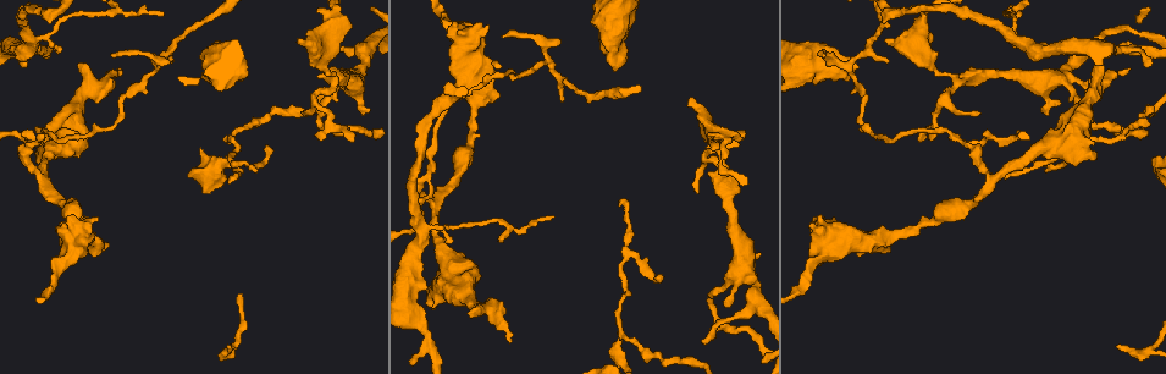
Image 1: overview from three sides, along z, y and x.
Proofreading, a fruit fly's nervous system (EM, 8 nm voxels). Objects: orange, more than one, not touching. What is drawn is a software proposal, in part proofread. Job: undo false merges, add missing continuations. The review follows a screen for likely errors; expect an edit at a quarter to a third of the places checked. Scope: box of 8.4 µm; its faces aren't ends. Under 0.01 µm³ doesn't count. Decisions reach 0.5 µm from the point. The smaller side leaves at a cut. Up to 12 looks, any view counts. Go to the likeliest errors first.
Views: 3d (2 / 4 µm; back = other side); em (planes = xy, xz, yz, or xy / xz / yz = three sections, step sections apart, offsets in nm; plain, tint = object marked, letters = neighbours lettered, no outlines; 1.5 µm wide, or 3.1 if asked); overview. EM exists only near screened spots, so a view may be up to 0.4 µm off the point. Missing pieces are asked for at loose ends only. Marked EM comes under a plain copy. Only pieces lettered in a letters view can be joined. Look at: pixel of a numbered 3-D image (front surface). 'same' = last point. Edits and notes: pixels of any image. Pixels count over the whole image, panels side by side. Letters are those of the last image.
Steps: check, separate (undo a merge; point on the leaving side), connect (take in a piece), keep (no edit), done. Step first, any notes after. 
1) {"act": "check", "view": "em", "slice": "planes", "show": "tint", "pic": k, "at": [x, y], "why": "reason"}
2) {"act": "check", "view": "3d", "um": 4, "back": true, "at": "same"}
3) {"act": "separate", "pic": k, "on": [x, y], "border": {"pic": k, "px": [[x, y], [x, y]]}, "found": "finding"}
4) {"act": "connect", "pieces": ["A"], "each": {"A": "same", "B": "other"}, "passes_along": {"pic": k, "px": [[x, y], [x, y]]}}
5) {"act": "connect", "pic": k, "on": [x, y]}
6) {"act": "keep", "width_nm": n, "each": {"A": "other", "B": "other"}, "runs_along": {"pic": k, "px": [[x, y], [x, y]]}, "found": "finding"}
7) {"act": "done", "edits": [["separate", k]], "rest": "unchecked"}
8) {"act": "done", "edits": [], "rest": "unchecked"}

{"act": "check", "view": "em", "slice": "planes", "show": "letters", "pic": 1, "at": [1015, 39], "why": "a fork"}

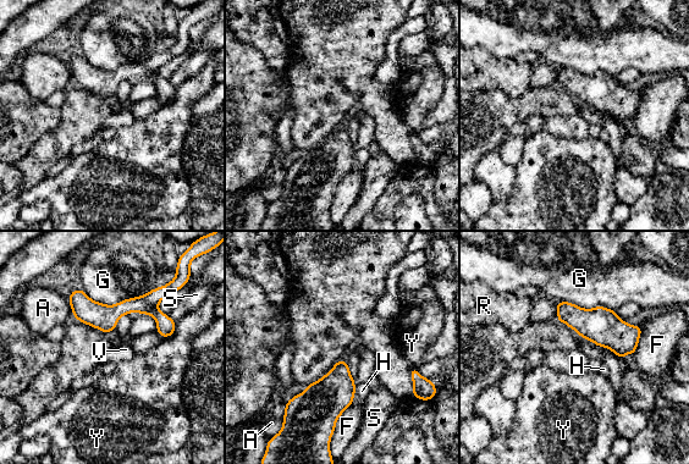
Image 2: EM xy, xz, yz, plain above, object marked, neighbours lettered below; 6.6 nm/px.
{"act": "keep", "each": {"A": "other", "F": "other", "G": "other", "H": "other", "R": "other", "S": "other", "V": "other", "Y": "other"}, "border": {"pic": 2, "px": [[154, 287], [114, 304], [81, 288]]}, "found": "continuous, no second neuron"}

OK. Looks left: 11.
{"act": "check", "view": "3d", "um": 4, "pic": 1, "at": [32, 147]}

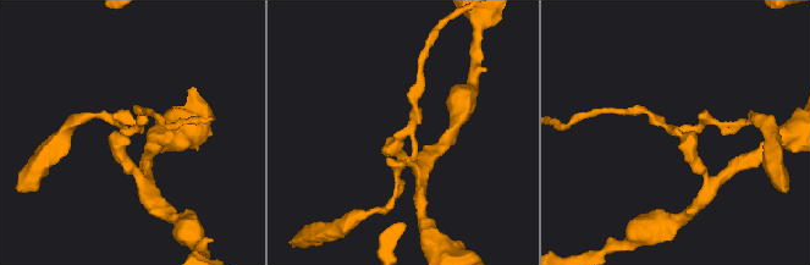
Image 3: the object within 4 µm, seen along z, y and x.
{"act": "check", "view": "em", "slice": "xy", "step": 8, "show": "tint", "pic": 3, "at": [677, 135], "arms": 3}

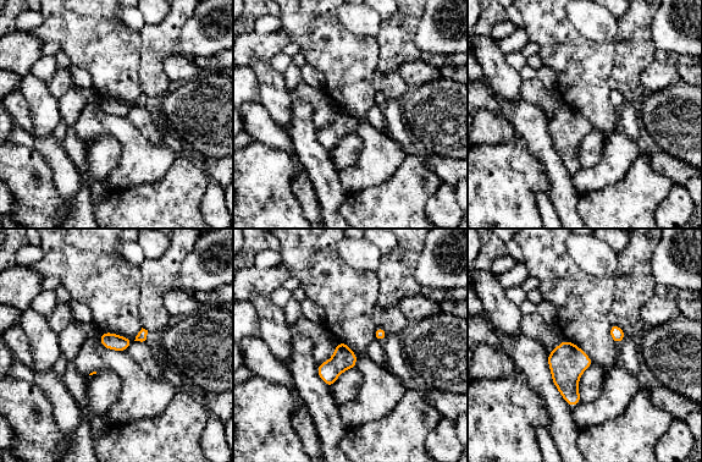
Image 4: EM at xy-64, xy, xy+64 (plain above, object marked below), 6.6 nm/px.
{"act": "check", "view": "em", "slice": "planes", "show": "letters", "at": "same", "why": "cut it another way"}

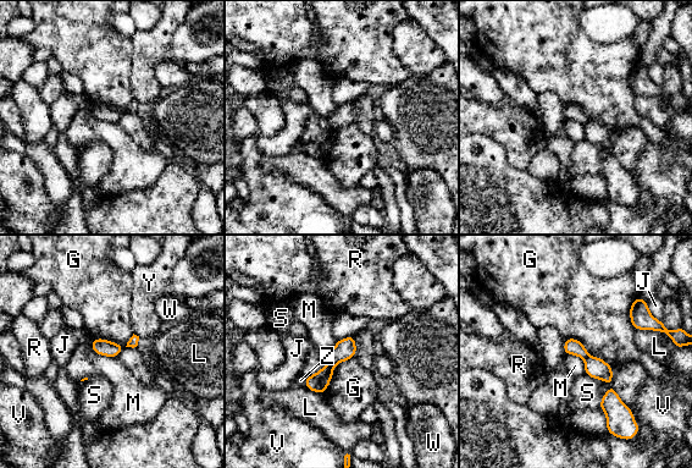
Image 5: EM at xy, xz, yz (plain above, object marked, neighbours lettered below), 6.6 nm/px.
{"act": "separate", "pic": 5, "on": [346, 348], "each": {"G": "other", "J": "other", "L": "other", "M": "other", "R": "other", "S": "other", "V": "other", "W": "other", "Y": "other", "Z": "other"}, "border": {"pic": 5, "px": [[330, 362], [333, 365]]}, "found": "two neurons meet here"}

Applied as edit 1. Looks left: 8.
{"act": "check", "view": "3d", "um": 4, "back": true, "pic": 1, "at": [722, 134], "why": "sudden change in width"}

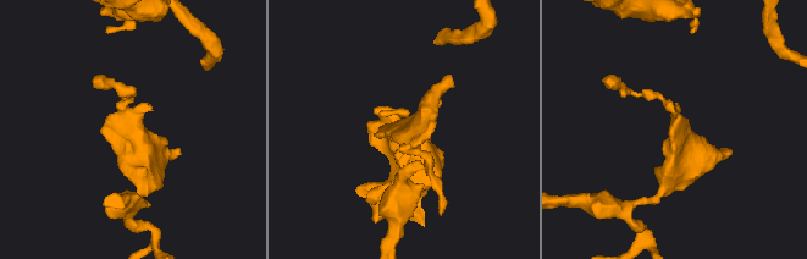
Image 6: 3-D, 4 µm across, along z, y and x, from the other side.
{"act": "check", "view": "em", "slice": "planes", "show": "letters", "pic": 6, "at": [127, 111]}

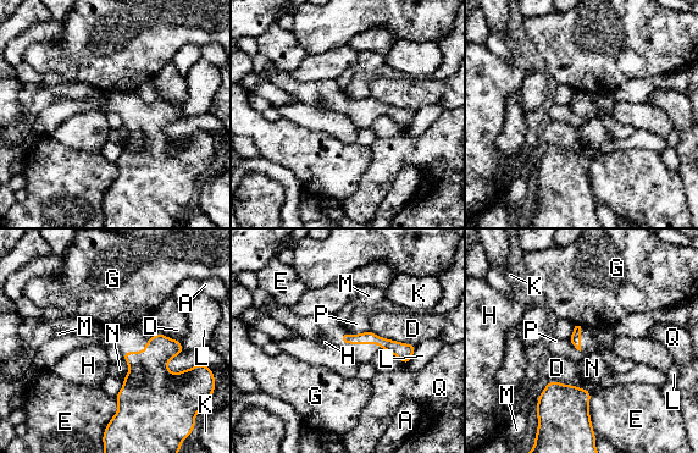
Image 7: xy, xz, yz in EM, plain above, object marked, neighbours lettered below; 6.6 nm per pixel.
{"act": "keep", "each": {"A": "other", "D": "other", "E": "other", "G": "other", "H": "other", "K": "other", "L": "other", "M": "other", "N": "other", "P": "other", "Q": "other"}, "runs_along": {"pic": 7, "px": [[343, 338], [375, 338], [411, 349]]}, "found": "continuous, no second neuron"}

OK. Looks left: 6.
{"act": "check", "view": "3d", "um": 2, "pic": 1, "at": [228, 346], "why": "free end"}

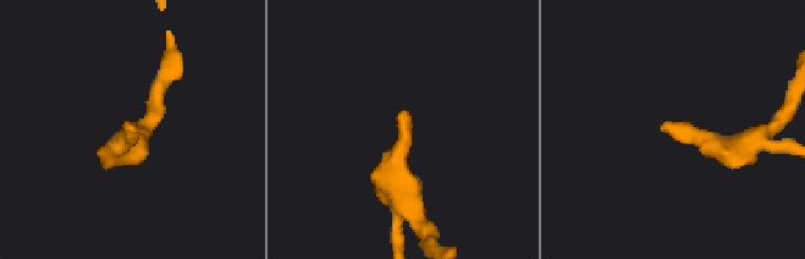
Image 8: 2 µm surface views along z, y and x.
{"act": "check", "view": "em", "slice": "planes", "show": "letters", "pic": 8, "at": [134, 127]}

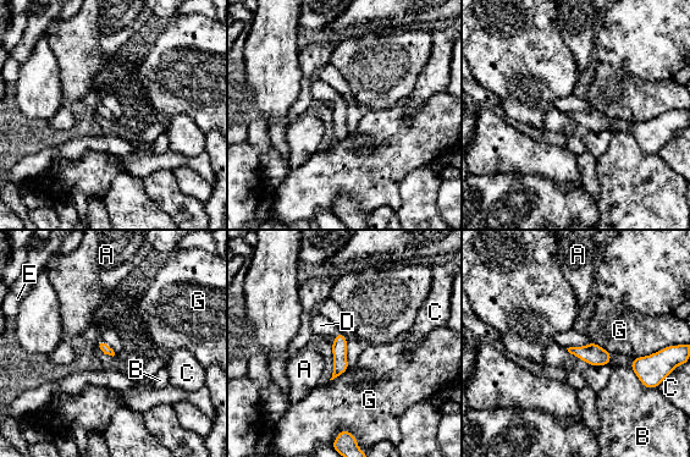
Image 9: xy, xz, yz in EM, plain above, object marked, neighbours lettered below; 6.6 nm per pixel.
{"act": "connect", "pieces": ["D"], "longest_contact_nm": ["G", 260], "each": {"A": "other", "B": "other", "C": "other", "D": "same", "E": "other", "G": "other"}, "passes_along": {"pic": 9, "px": [[340, 345], [337, 334], [320, 325]]}, "found": "it goes on there"}

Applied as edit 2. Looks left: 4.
{"act": "check", "view": "em", "slice": "planes", "show": "letters", "pic": 1, "at": [702, 343], "why": "branch stops here"}

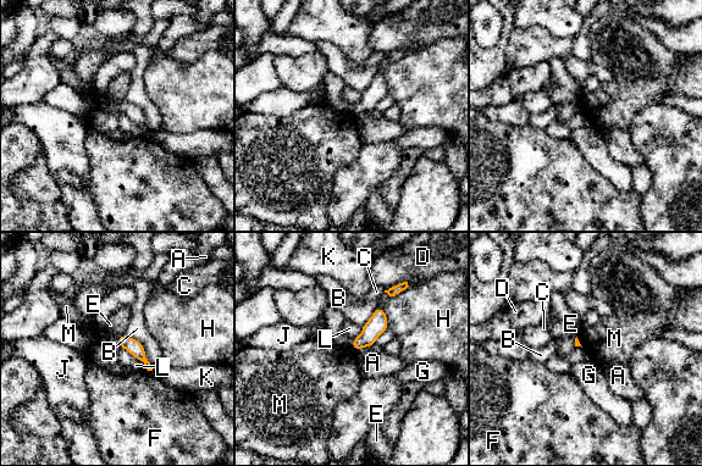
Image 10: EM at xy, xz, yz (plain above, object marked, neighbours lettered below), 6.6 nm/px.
{"act": "keep", "each": {"A": "other", "B": "other", "C": "other", "D": "other", "E": "other", "F": "other", "G": "other", "H": "other", "J": "other", "K": "other", "L": "other", "M": "other"}, "border": {"pic": 10, "px": [[350, 347], [355, 350]]}, "found": "no lettered piece goes on from it"}

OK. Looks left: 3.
{"act": "done", "edits": [["separate", 5], ["connect", 9]], "rest": "unchecked"}

